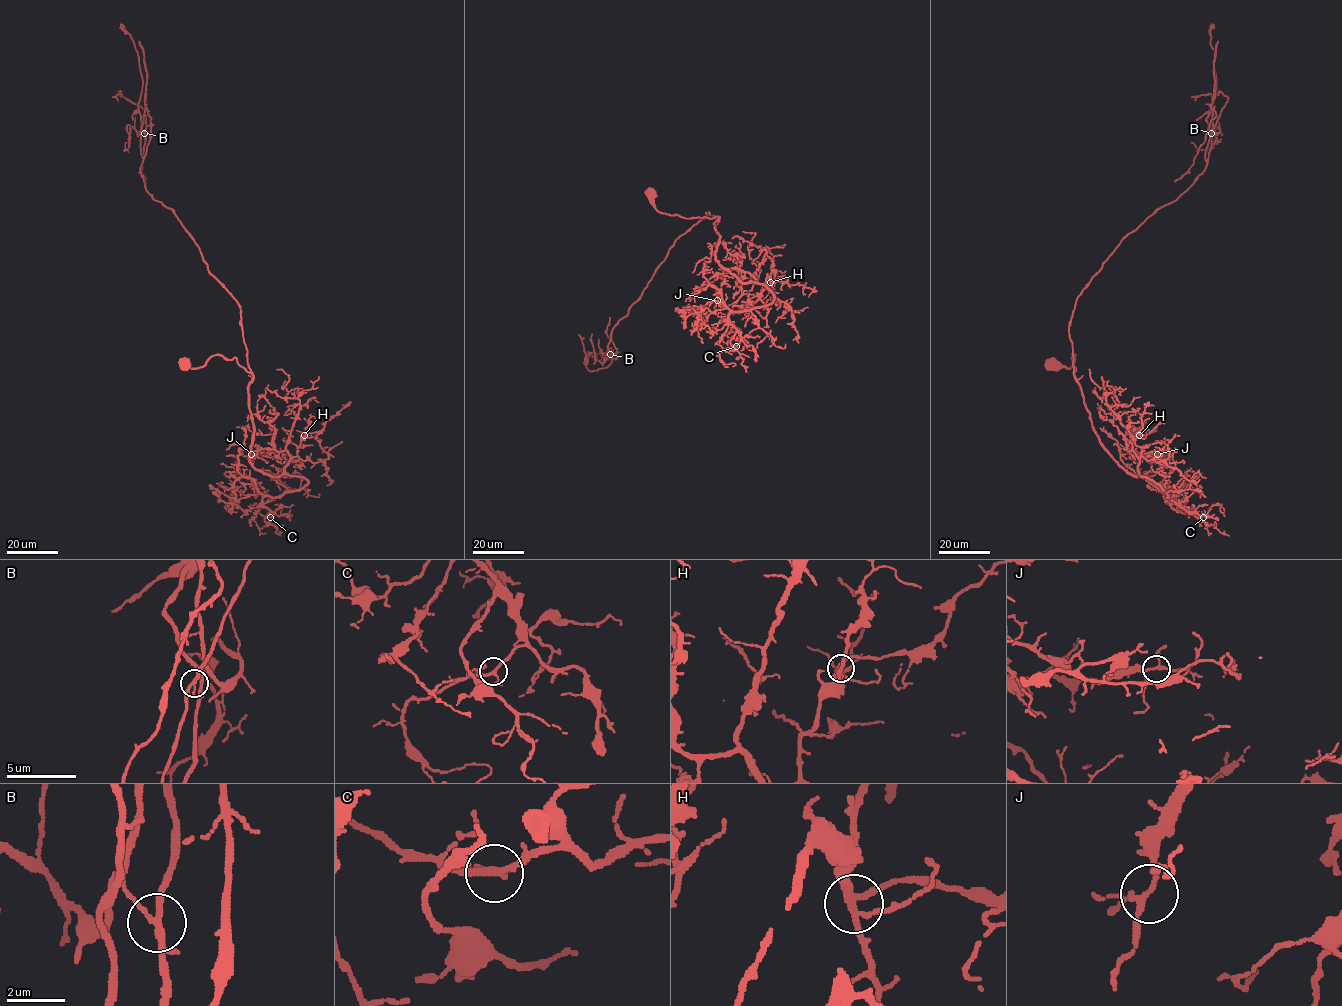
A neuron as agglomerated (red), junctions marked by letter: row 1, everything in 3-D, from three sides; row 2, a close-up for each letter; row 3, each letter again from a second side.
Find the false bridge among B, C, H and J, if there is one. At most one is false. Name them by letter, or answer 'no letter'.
B

